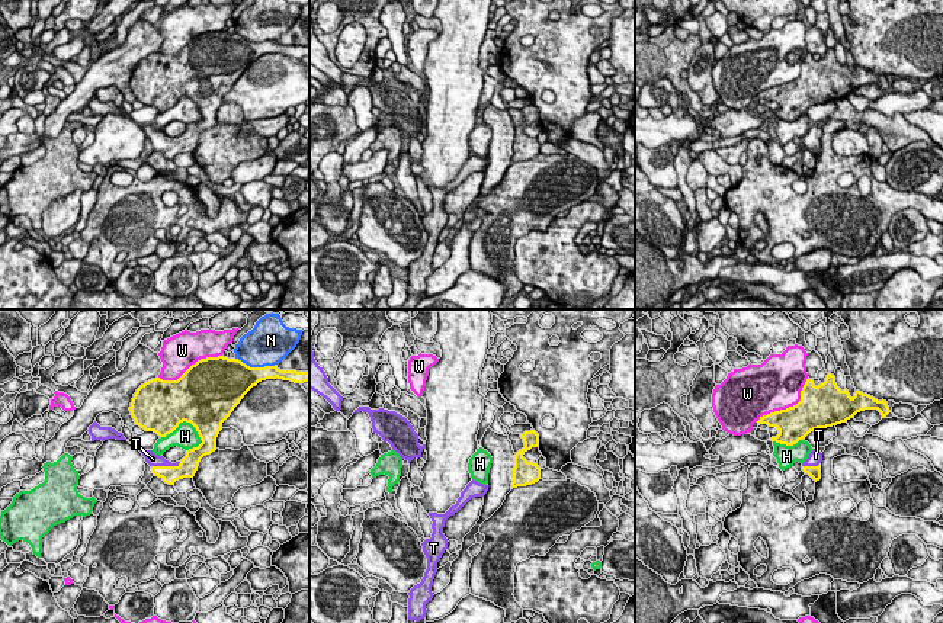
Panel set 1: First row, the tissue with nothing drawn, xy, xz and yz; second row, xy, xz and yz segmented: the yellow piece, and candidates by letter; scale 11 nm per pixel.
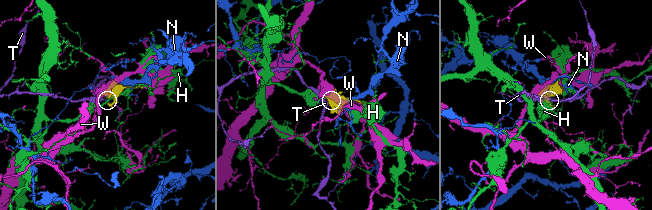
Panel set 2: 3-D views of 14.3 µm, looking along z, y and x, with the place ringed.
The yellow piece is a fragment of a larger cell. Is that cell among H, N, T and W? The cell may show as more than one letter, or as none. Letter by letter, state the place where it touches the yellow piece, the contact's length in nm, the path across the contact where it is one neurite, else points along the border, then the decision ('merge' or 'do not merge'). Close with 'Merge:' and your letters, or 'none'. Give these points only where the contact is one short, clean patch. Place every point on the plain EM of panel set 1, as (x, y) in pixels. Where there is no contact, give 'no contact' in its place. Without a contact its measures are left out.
H: contact xy (185, 95); length 460 nm; do not merge
N: contact xy (255, 42); length 440 nm; do not merge
T: contact xy (166, 141); length 340 nm; merge
W: contact yz (789, 82); length 750 nm; do not merge
Merge: T

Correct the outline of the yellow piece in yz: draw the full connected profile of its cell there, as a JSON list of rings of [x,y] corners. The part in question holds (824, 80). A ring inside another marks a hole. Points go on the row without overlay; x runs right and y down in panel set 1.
[[[828,48],[818,61],[808,52],[796,80],[763,90],[757,97],[779,105],[772,116],[793,121],[811,106],[847,97],[865,84],[878,84],[882,93],[891,87],[886,76],[878,76],[860,65],[851,73],[847,64],[837,61],[835,51]]]

